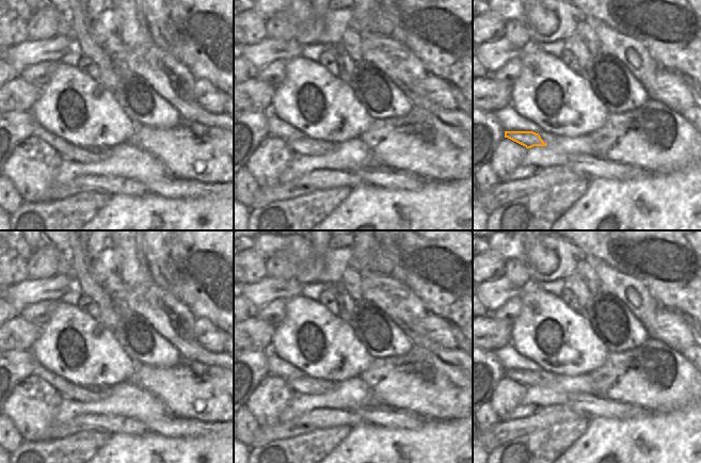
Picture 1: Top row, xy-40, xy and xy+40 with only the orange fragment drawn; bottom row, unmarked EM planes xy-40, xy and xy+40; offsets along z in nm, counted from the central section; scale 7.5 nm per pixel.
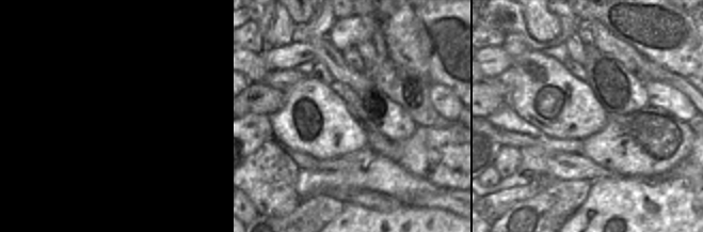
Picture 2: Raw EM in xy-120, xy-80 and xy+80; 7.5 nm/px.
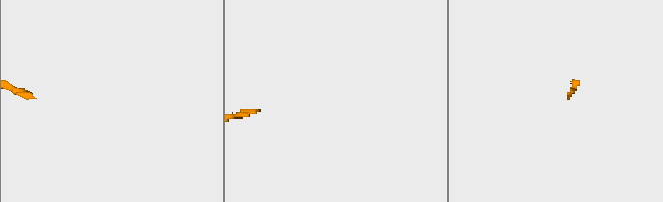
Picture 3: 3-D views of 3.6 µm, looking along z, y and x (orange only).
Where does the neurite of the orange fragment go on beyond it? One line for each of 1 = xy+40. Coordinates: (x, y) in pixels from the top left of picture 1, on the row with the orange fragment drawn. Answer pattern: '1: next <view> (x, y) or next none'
1: next none

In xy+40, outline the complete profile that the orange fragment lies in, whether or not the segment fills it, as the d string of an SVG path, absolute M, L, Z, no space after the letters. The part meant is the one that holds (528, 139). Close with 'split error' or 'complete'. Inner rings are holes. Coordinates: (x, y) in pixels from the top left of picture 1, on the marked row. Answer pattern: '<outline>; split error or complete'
M505 131L505 138L508 138L526 148L533 146L546 146L539 133L533 131Z; complete

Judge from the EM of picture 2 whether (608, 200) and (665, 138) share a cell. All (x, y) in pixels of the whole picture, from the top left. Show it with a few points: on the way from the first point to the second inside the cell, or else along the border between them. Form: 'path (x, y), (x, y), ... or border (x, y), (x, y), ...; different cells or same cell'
border (617, 174), (654, 178); different cells

